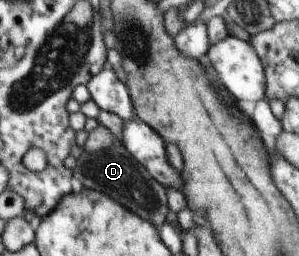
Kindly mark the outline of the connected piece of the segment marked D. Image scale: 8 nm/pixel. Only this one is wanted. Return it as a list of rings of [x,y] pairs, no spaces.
[[[115,143],[98,153],[82,153],[82,157],[76,160],[73,176],[82,182],[84,188],[96,189],[122,203],[124,207],[128,205],[130,211],[136,211],[140,217],[151,221],[158,229],[171,215],[166,188],[122,145]]]

